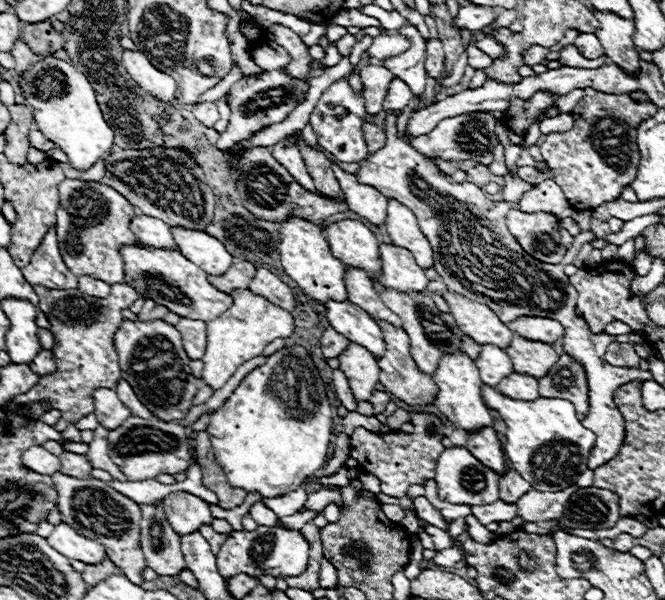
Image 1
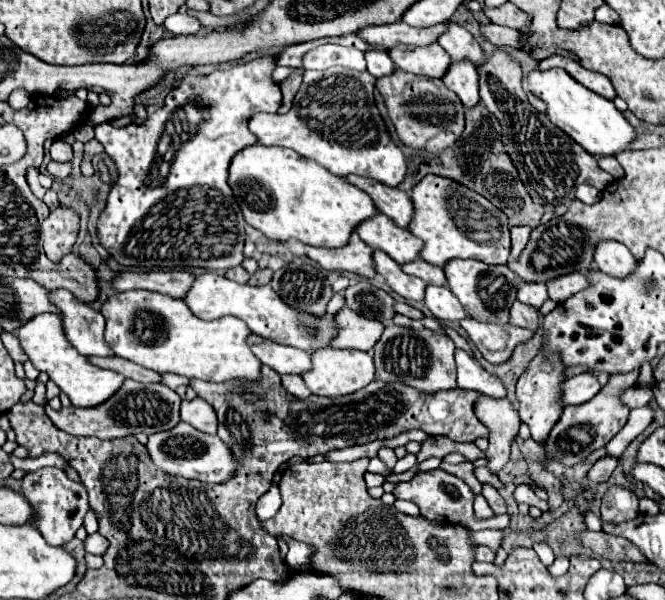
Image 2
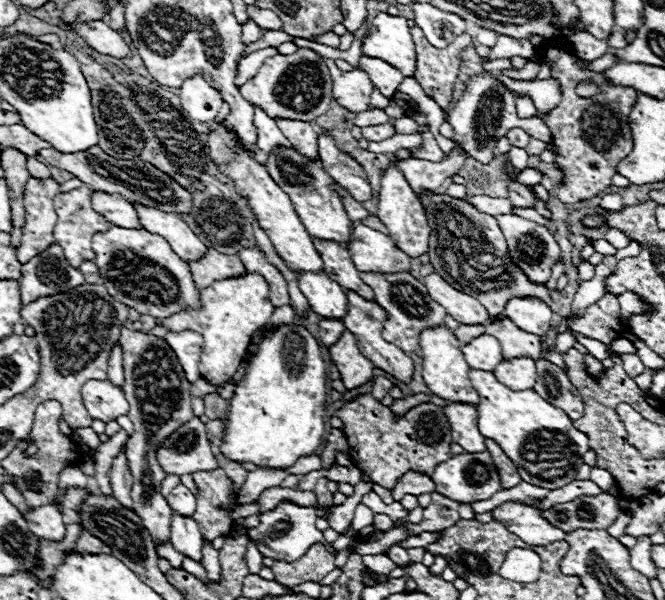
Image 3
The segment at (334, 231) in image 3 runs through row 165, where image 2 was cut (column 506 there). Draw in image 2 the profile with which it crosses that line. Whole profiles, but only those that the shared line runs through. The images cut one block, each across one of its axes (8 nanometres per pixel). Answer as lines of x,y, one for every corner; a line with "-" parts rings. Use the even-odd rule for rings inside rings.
454,258
454,260
448,260
442,270
448,280
448,288
460,300
468,316
480,322
496,322
496,324
508,322
508,312
510,312
512,302
516,300
516,288
520,280
508,266
492,266
480,260
456,260

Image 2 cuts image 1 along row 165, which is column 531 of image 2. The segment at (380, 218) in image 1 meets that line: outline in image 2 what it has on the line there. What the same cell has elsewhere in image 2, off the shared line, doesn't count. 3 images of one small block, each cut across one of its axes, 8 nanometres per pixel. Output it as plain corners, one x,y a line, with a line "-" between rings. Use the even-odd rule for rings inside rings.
470,316
460,320
460,326
468,332
470,340
492,364
502,364
510,358
516,344
532,338
532,330
512,324
482,324

